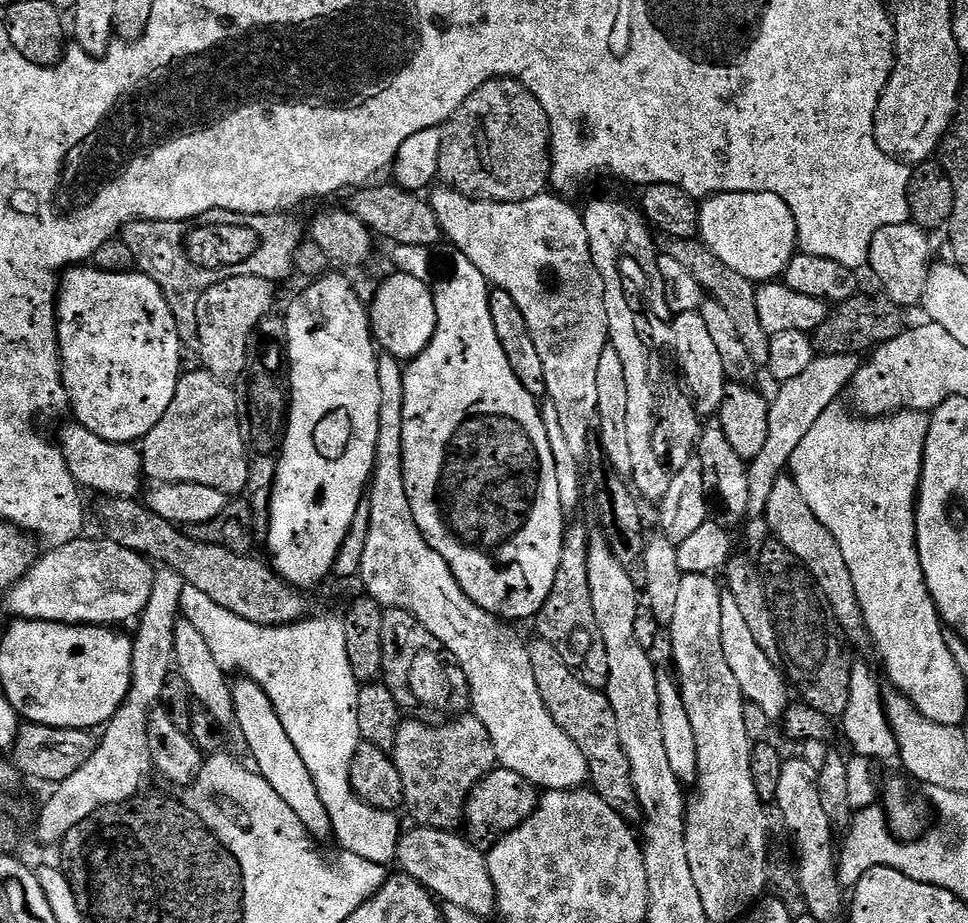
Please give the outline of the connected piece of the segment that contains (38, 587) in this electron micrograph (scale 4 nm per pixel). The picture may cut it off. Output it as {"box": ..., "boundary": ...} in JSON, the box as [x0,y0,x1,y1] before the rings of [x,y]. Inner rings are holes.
{"box":[6,538,156,626],"boundary":[[[81,538],[69,544],[57,545],[54,549],[48,551],[50,553],[46,556],[41,555],[37,559],[30,571],[28,571],[12,589],[9,589],[7,593],[6,599],[8,599],[8,604],[14,612],[12,614],[15,617],[25,620],[54,621],[56,623],[71,624],[73,626],[120,626],[116,624],[124,624],[127,620],[132,619],[132,621],[135,621],[137,617],[143,613],[144,607],[147,606],[152,597],[152,587],[154,586],[154,578],[156,577],[153,565],[149,563],[145,557],[139,556],[137,552],[126,550],[107,538],[99,538],[100,540],[88,539],[89,538]]]}

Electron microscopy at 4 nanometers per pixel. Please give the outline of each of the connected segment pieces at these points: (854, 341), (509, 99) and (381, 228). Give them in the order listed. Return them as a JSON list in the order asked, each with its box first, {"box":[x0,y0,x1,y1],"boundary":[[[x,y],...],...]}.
[{"box":[811,294,905,356],"boundary":[[[857,294],[848,300],[839,301],[829,311],[826,322],[822,322],[822,326],[811,333],[812,345],[821,356],[868,354],[905,332],[904,316],[905,309],[899,308],[889,296]]]},{"box":[438,78,552,204],"boundary":[[[505,78],[478,86],[443,130],[438,176],[447,187],[491,204],[526,202],[545,195],[552,179],[552,131],[542,102],[522,82]]]},{"box":[350,183,442,249],"boundary":[[[377,183],[375,186],[364,186],[353,191],[350,211],[358,217],[377,237],[392,240],[393,245],[422,246],[431,249],[432,244],[442,240],[440,223],[434,214],[431,203],[423,195],[407,192],[395,183]]]}]

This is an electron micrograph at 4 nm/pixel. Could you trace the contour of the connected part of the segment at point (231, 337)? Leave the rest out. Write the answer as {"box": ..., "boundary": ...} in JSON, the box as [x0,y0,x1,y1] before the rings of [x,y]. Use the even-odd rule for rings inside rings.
{"box":[198,276,277,385],"boundary":[[[243,276],[210,286],[198,302],[198,355],[203,371],[223,384],[235,385],[248,368],[248,353],[261,324],[276,304],[277,285],[266,278]]]}

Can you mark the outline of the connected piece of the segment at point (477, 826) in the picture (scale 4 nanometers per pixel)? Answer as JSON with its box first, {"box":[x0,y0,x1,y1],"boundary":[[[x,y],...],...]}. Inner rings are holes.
{"box":[462,767,541,850],"boundary":[[[497,767],[468,795],[468,805],[464,807],[462,821],[468,843],[481,850],[492,848],[503,836],[522,826],[522,822],[526,822],[536,813],[540,798],[541,793],[536,785],[522,778],[522,774],[514,774],[514,770]]]}

